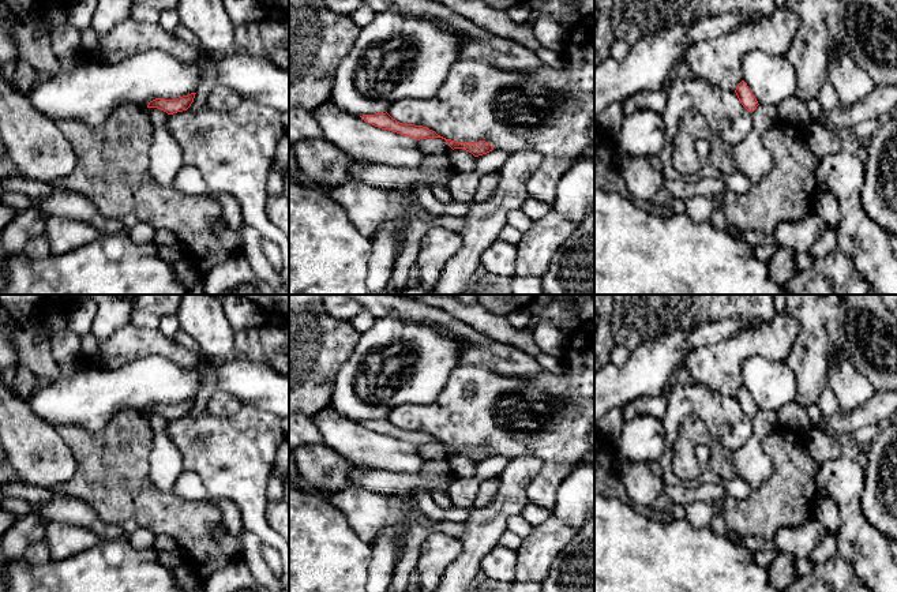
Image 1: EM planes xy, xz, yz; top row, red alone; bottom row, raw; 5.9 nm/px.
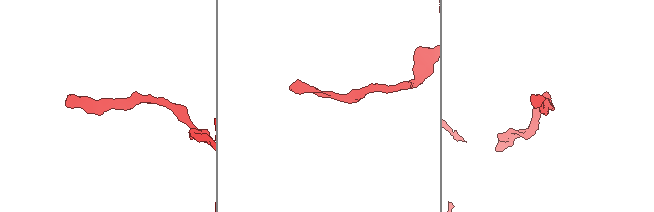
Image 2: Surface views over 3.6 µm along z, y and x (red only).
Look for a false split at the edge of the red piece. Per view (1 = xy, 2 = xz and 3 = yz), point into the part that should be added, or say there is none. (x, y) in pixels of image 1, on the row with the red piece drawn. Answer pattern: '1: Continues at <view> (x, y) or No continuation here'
1: No continuation here
2: No continuation here
3: No continuation here

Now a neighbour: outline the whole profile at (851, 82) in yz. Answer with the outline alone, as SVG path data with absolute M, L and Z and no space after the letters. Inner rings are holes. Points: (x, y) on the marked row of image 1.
M847 52L833 55L827 68L838 102L851 106L864 98L872 89L870 75Z

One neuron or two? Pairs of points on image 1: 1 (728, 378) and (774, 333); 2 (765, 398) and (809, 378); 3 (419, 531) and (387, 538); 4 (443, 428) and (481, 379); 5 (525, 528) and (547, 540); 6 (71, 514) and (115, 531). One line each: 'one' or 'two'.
1: one
2: two
3: two
4: one
5: two
6: one

